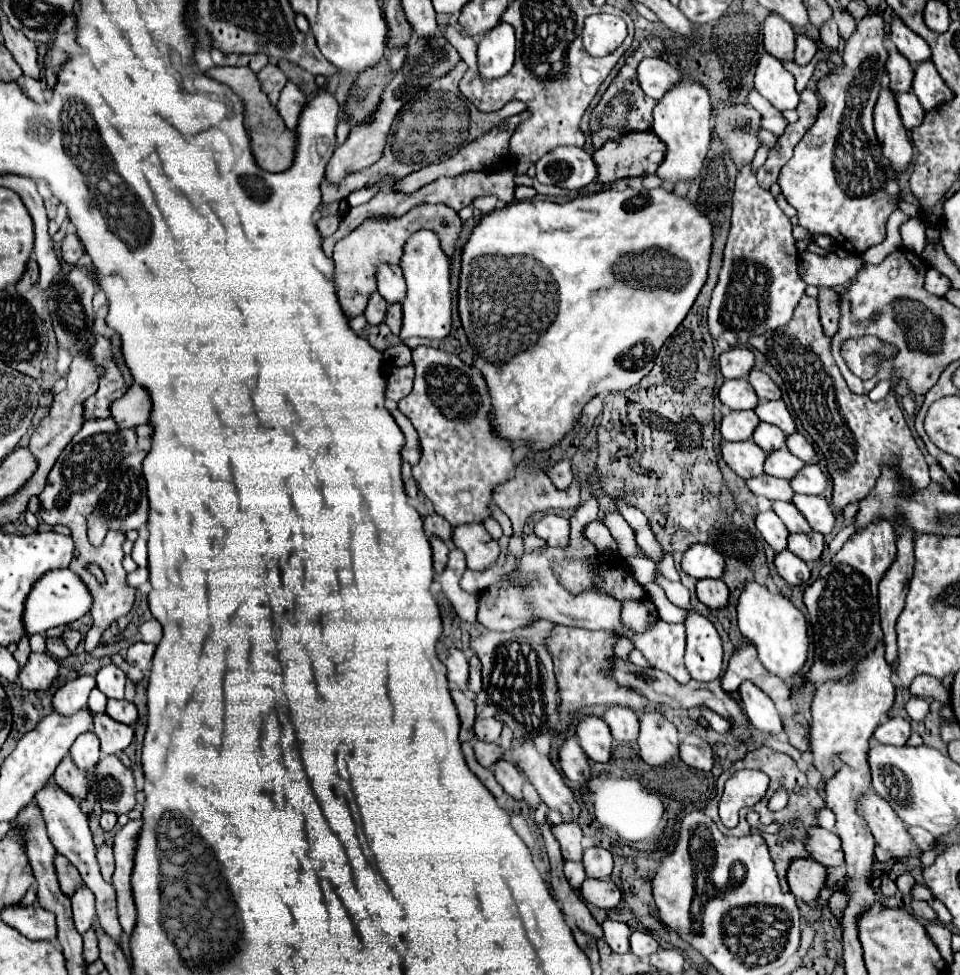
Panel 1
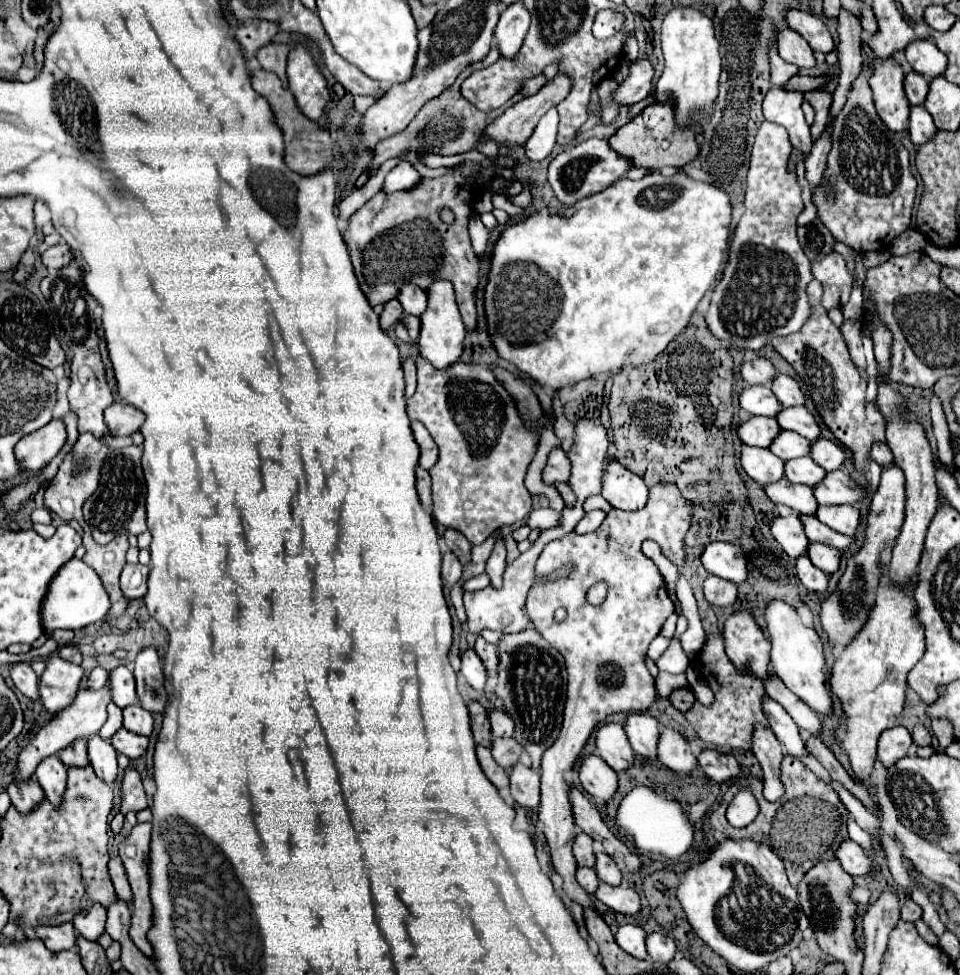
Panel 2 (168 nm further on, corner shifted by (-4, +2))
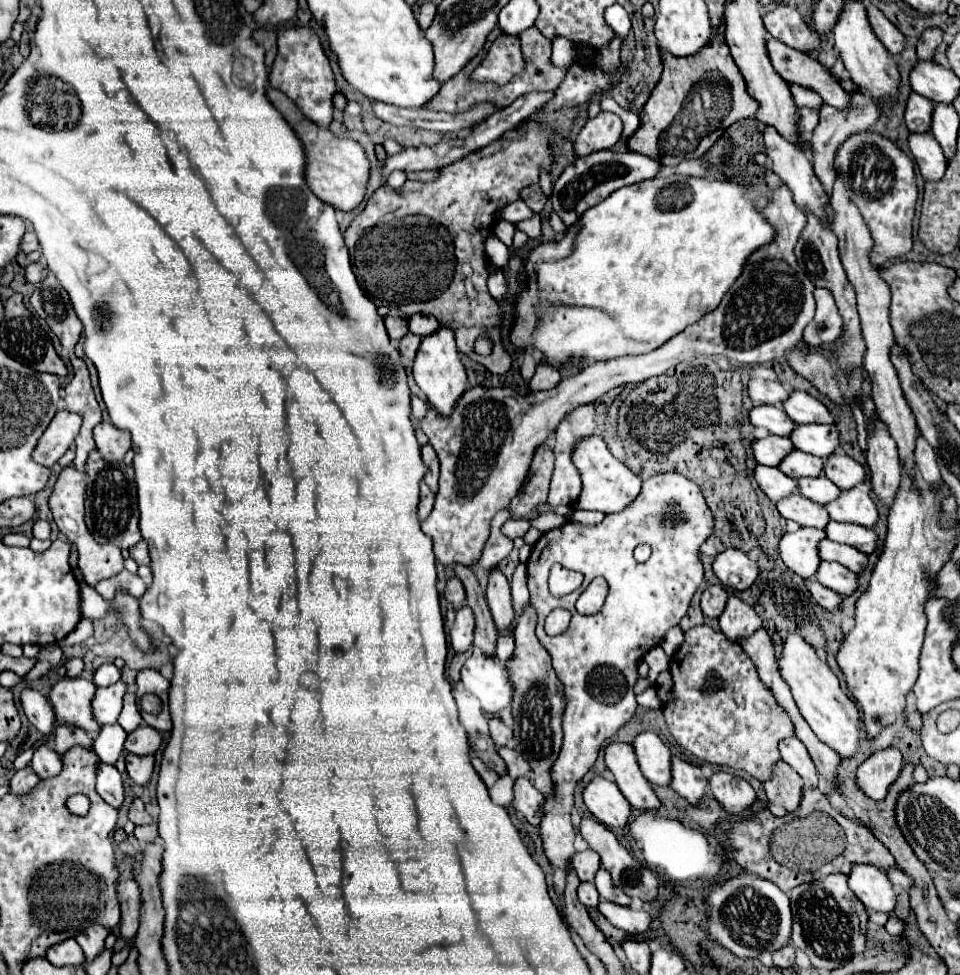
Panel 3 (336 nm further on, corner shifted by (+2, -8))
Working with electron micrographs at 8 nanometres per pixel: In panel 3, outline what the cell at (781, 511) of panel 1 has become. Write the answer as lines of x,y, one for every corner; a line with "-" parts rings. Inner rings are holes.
829,539
821,541
819,553
821,553
823,561
841,563
847,569
851,569
853,573
861,573
867,567
867,563
869,563
869,557
865,553
857,551
855,547
841,545
841,543
835,543
835,541
829,541

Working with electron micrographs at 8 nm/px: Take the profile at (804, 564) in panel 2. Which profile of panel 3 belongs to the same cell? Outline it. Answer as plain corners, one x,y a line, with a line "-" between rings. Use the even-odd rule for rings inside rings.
807,579
807,589
811,591
813,599
815,599
823,609
827,609
827,611
837,611
837,609
841,607
843,597
841,597
839,593
835,593
835,591
823,587
819,581
815,581
815,579

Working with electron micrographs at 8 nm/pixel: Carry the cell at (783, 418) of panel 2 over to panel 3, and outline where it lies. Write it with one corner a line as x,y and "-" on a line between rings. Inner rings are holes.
797,425
797,429
791,433
791,441
795,449
821,459
831,457
841,445
835,425

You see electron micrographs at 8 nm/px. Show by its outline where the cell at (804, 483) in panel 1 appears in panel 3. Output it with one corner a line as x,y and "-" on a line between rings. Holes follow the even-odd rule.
863,487
843,491
841,497
831,501
829,505
825,505
825,509
833,521
857,523
857,525
867,527
867,529
871,529
879,519
877,505
869,497
869,491

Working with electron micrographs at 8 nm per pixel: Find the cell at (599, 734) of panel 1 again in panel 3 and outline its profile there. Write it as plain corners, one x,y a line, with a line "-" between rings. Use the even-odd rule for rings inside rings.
609,743
605,749
607,769
613,773
617,787
625,793
625,799
641,811
659,811
663,805
655,795
649,781
645,781
633,745
627,743

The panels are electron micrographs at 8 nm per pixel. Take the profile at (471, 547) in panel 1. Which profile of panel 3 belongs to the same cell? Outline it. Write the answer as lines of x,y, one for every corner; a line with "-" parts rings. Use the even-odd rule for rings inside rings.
493,571
489,575
489,585
485,593
487,593
487,603
499,635
513,635
515,611
513,611
513,599
511,599
511,587
501,571

